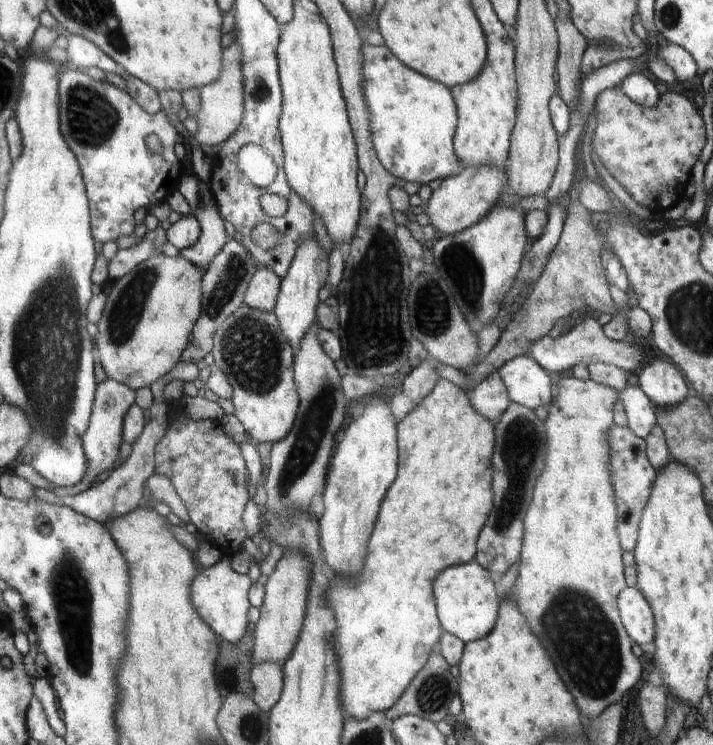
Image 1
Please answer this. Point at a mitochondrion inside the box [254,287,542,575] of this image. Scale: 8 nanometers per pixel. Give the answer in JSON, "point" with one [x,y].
{"point":[316,418]}

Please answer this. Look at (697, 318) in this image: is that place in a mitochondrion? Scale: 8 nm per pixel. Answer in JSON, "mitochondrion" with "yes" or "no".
{"mitochondrion":"yes"}

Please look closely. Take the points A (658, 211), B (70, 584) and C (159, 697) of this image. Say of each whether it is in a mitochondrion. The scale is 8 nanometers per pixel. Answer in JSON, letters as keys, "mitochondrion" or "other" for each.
{"A":"other","B":"mitochondrion","C":"other"}

